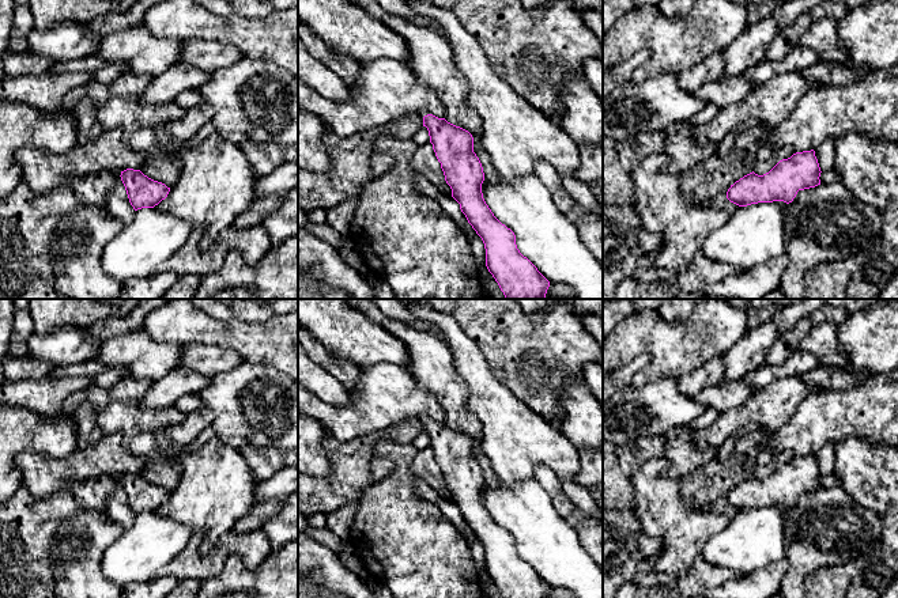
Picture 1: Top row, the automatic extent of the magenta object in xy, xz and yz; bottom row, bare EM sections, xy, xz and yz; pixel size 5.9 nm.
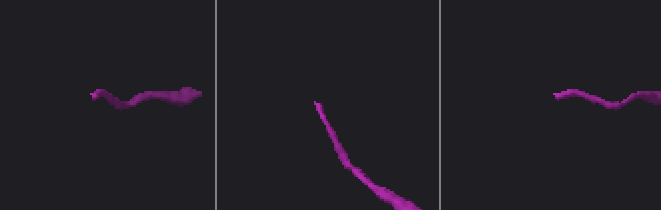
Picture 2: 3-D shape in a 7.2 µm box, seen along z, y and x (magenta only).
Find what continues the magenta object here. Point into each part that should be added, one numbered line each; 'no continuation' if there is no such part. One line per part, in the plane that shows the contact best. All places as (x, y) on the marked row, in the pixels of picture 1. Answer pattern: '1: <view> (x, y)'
1: yz (720, 201)

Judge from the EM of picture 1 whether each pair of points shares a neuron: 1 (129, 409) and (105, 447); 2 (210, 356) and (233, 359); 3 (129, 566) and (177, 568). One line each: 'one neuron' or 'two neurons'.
1: two neurons
2: one neuron
3: two neurons

